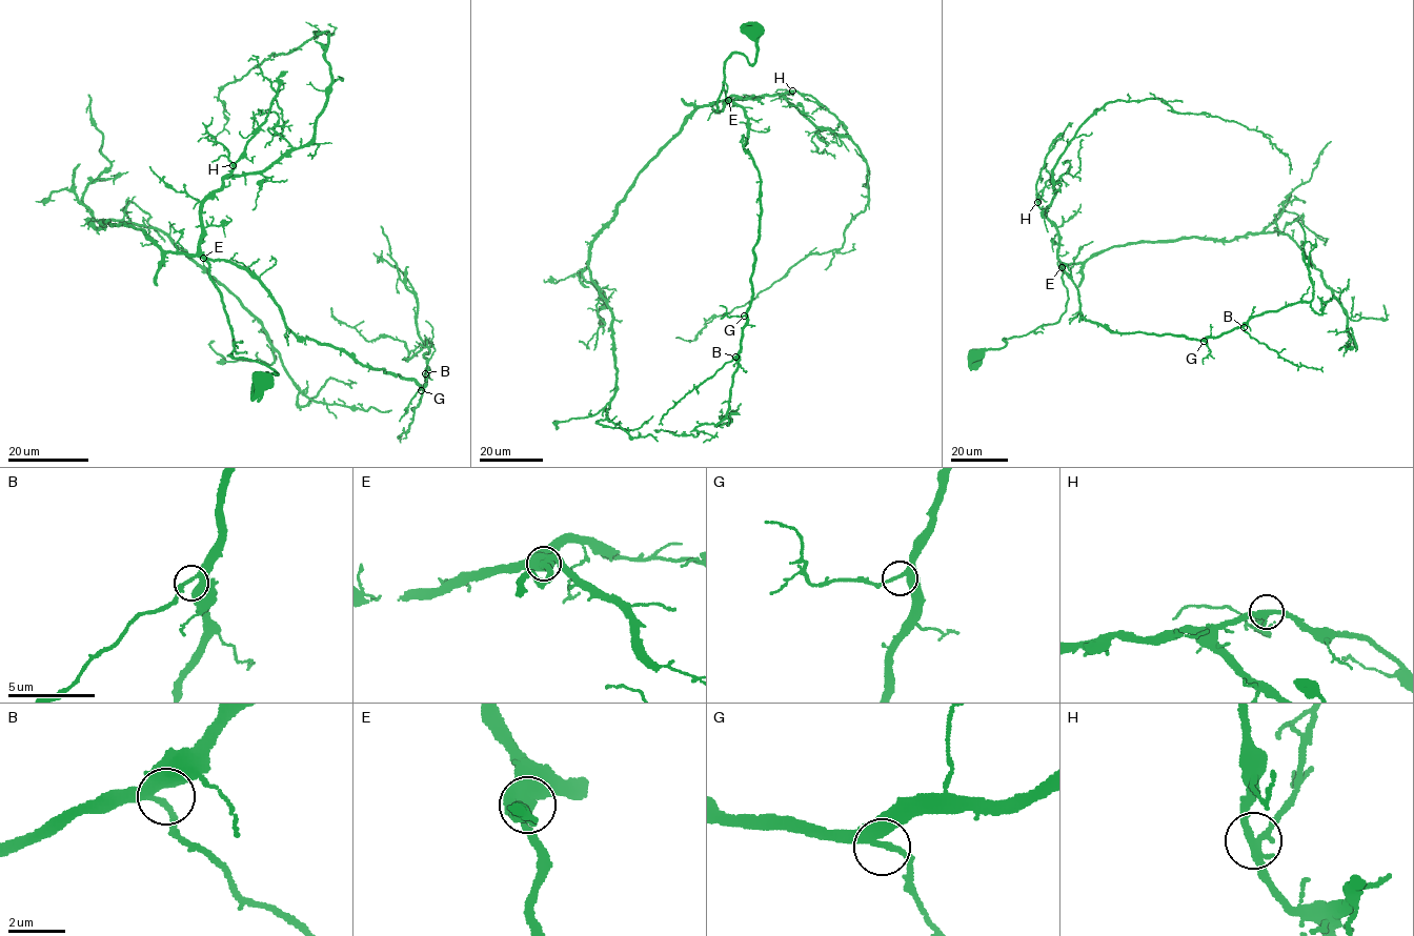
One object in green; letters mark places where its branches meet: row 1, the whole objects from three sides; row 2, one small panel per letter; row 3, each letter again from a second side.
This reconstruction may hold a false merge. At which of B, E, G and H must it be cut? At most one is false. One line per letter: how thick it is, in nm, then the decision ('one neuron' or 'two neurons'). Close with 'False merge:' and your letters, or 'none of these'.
B: 200 nm thick; one neuron
E: 440 nm thick; one neuron
G: 280 nm thick; one neuron
H: 280 nm thick; one neuron
False merge: none of these

